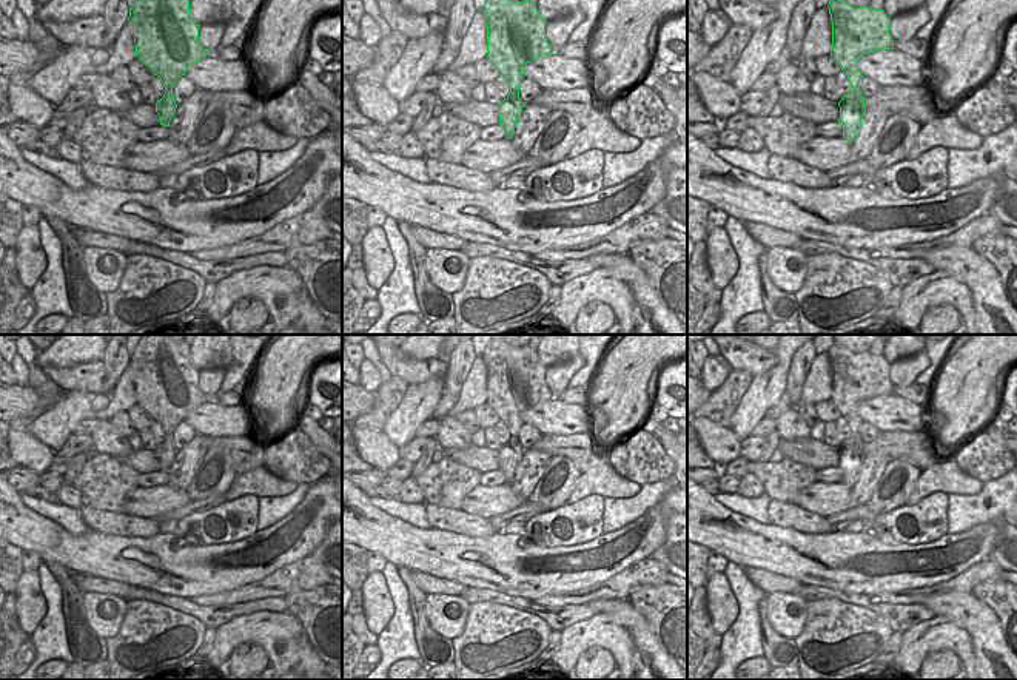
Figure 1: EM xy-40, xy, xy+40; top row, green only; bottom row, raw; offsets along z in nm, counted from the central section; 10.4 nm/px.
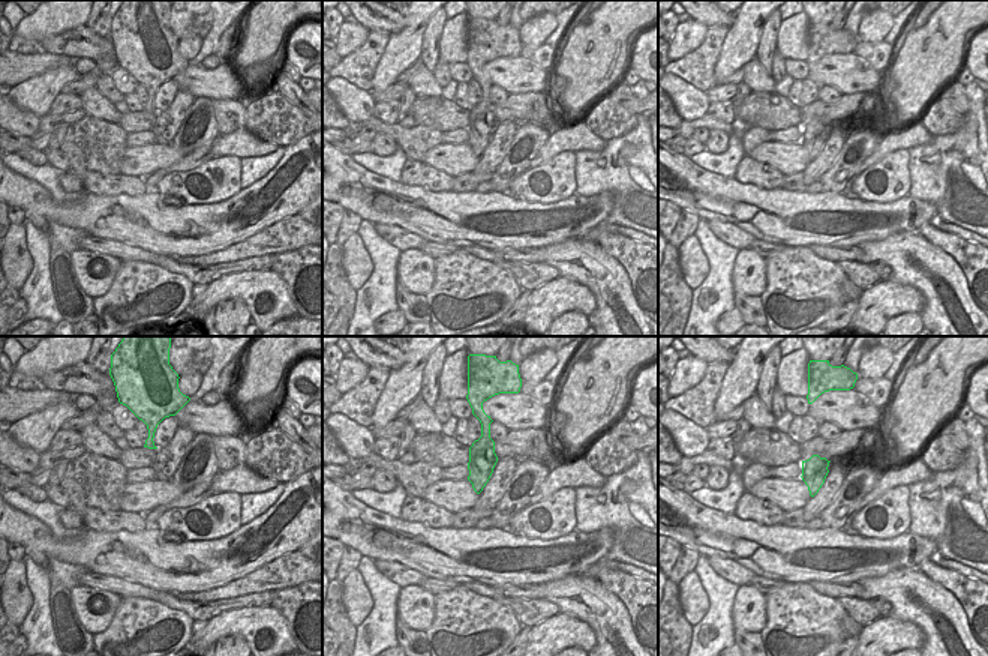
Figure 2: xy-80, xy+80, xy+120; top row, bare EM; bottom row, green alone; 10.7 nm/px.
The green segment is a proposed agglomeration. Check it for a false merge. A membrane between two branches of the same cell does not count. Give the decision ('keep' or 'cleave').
keep

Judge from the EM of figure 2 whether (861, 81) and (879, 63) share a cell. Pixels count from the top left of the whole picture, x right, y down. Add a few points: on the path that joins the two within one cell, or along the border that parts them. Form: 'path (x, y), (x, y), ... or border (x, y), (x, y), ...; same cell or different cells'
border (853, 51), (882, 72); different cells

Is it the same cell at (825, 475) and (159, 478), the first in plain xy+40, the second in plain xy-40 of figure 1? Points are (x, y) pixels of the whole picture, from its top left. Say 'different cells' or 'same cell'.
same cell

